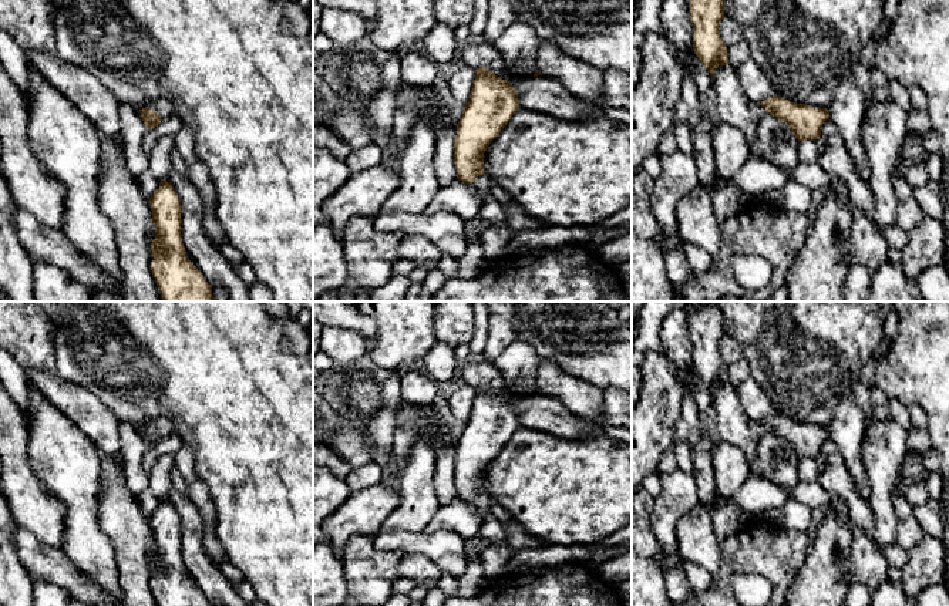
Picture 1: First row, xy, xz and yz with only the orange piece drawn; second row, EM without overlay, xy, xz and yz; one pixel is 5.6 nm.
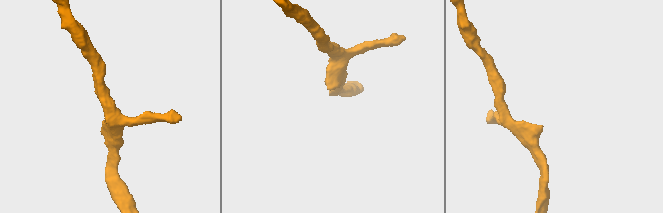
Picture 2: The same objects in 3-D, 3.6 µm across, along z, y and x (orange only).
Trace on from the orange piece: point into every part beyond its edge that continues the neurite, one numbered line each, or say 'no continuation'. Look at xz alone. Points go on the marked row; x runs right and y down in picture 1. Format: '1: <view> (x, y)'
1: xz (483, 184)

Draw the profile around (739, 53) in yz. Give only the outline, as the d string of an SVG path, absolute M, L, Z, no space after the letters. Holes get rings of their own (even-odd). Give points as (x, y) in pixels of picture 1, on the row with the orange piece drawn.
M740 41L731 47L727 47L727 58L731 67L740 67L750 58L750 50L746 41Z

